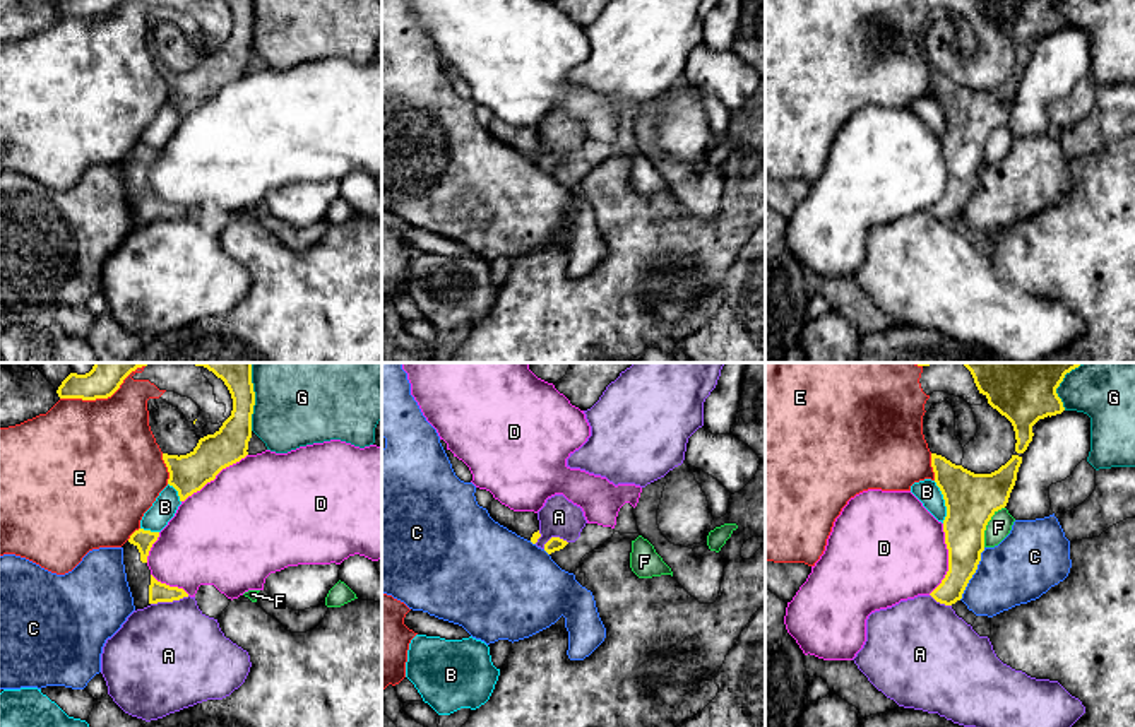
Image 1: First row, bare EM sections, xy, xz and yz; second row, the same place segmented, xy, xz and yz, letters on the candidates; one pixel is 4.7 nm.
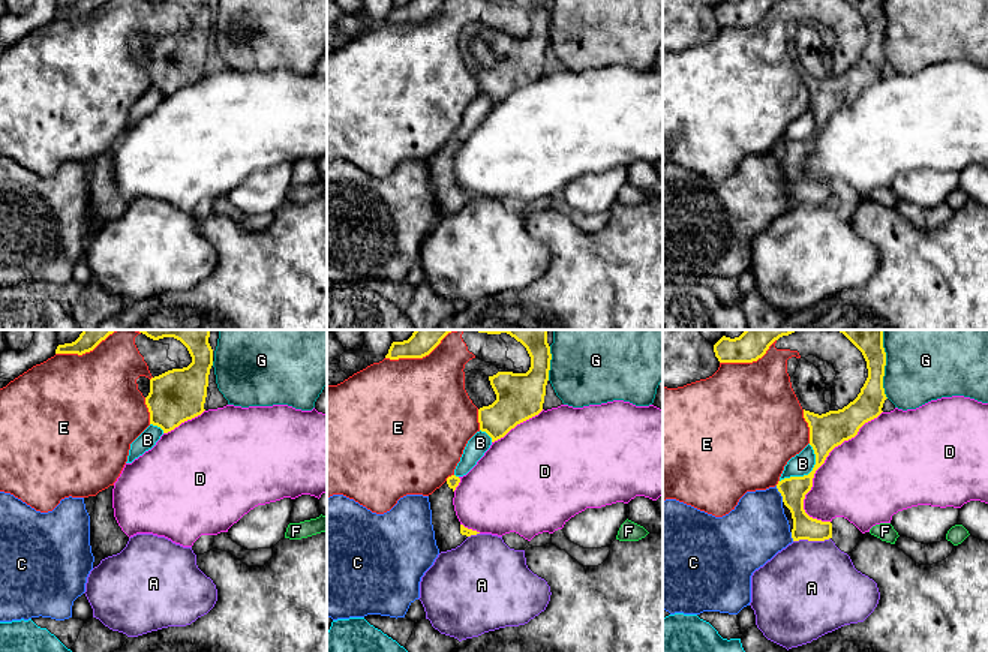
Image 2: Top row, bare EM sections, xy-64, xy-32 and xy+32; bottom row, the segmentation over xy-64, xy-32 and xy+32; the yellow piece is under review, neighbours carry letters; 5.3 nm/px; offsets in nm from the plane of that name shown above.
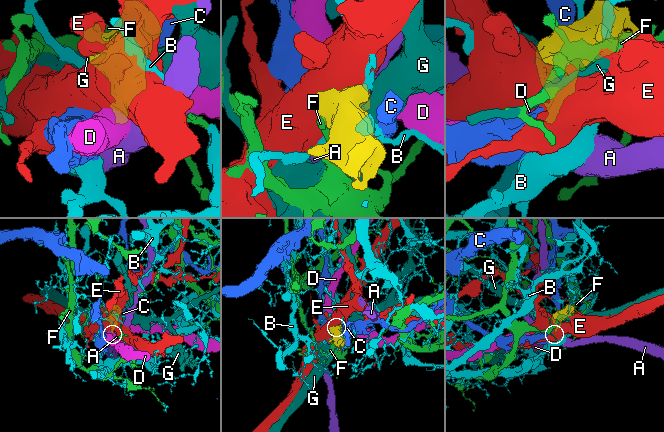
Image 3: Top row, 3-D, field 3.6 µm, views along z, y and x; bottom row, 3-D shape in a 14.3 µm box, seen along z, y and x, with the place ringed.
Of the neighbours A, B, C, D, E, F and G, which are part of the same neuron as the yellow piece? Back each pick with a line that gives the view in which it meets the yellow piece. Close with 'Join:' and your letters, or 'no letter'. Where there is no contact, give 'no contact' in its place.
Join: no letter

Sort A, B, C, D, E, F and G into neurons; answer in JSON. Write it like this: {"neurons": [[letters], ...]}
{"neurons": [["A"], ["B"], ["C"], ["D"], ["E"], ["F"], ["G"]]}

